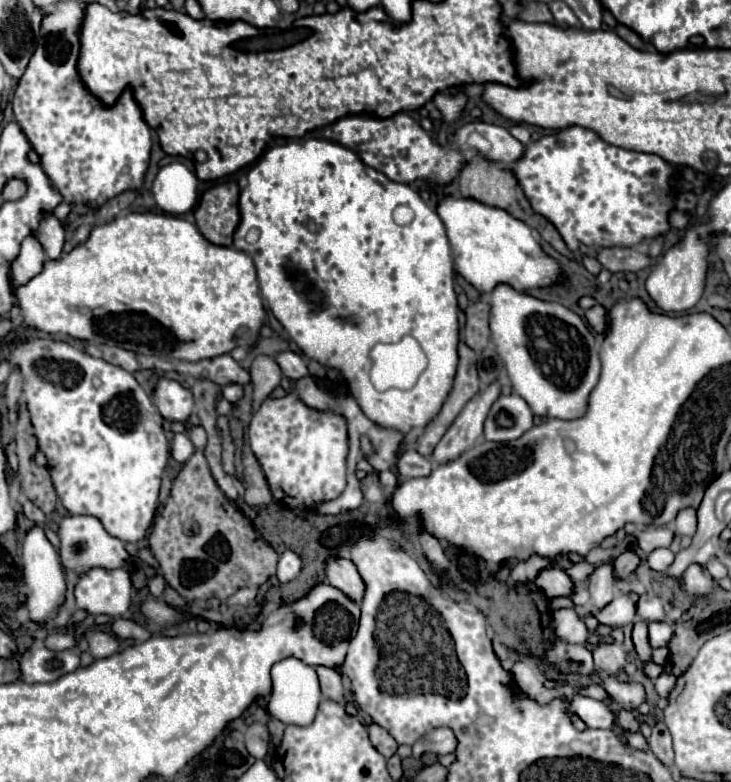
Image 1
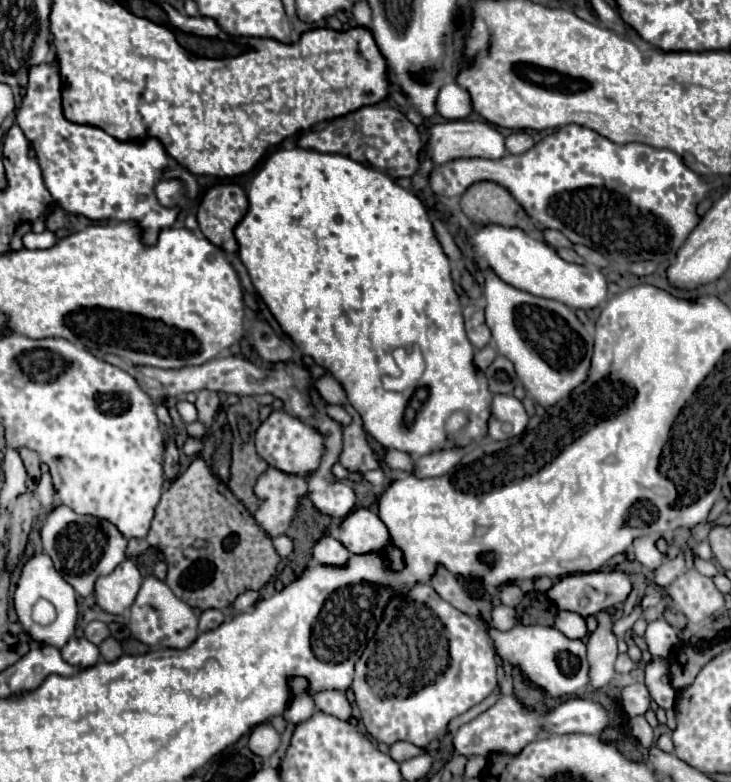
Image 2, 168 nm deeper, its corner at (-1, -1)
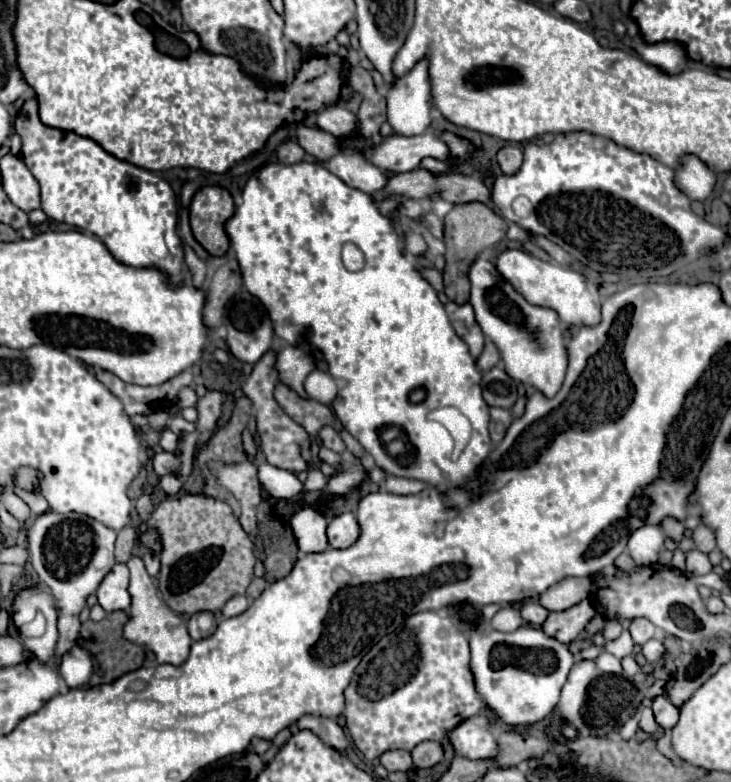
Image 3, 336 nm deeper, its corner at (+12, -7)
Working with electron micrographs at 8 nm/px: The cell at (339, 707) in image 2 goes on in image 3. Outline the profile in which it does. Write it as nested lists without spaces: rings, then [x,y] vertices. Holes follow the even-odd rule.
[[[303,716],[299,722],[301,730],[311,730],[317,738],[323,740],[323,744],[345,752],[347,750],[347,738],[343,728],[333,718],[319,718],[319,716]]]

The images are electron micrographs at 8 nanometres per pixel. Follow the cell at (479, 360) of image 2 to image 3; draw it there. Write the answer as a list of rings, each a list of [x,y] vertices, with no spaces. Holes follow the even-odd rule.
[[[487,338],[487,340],[485,340],[485,350],[483,350],[483,354],[477,358],[477,368],[479,368],[481,372],[485,372],[485,370],[497,366],[499,362],[501,362],[501,356],[499,356],[499,352],[497,352],[497,346]]]

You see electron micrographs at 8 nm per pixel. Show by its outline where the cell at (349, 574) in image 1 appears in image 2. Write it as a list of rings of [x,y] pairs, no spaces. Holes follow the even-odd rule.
[[[324,536],[316,546],[314,546],[314,558],[320,564],[328,566],[346,566],[350,552],[332,536]]]

